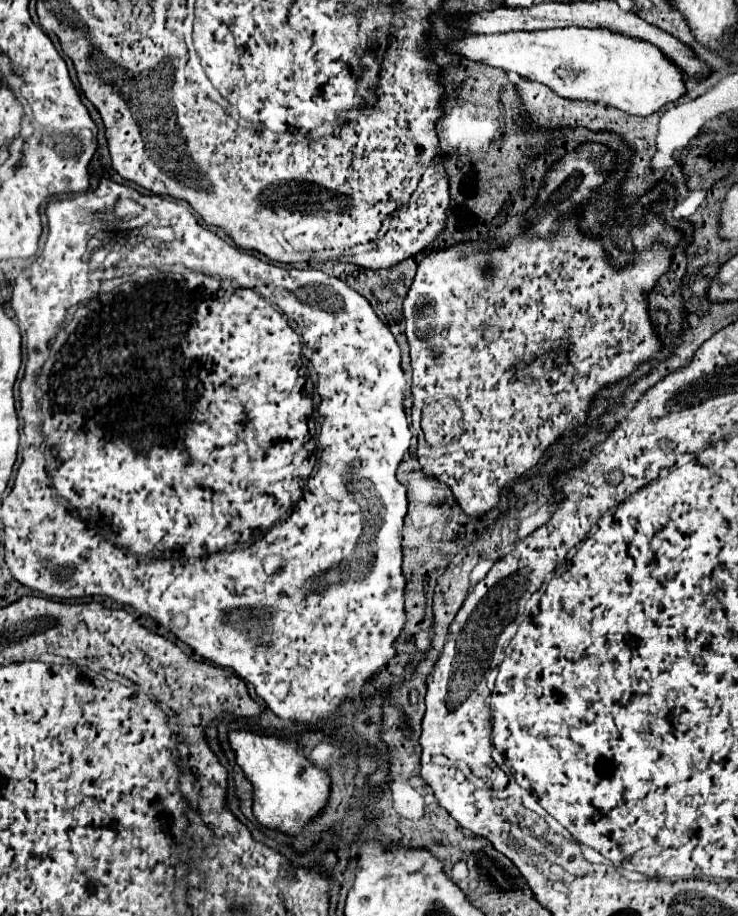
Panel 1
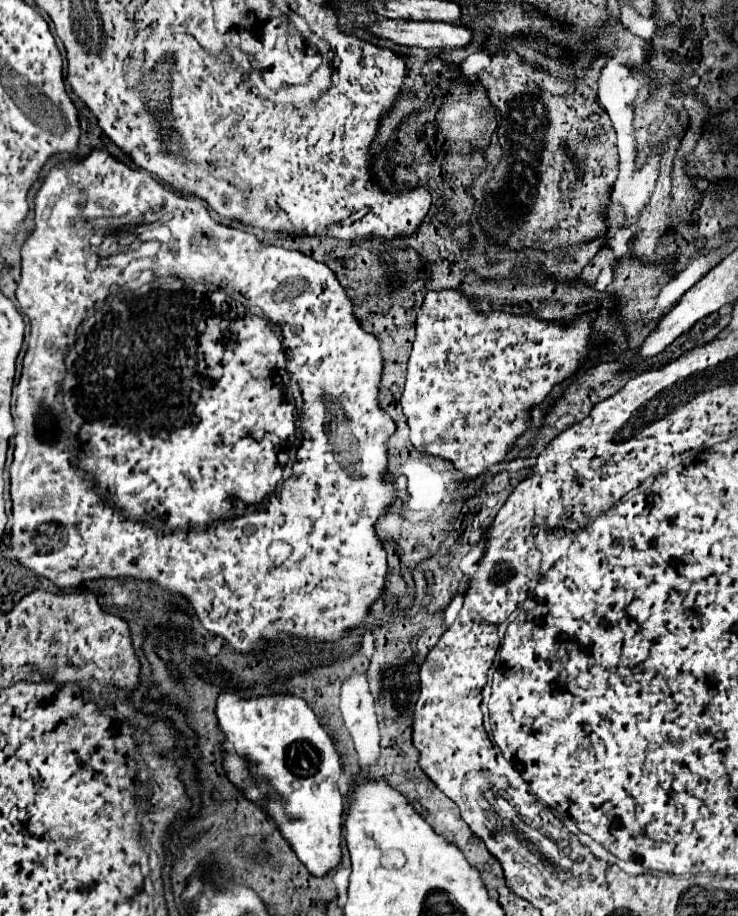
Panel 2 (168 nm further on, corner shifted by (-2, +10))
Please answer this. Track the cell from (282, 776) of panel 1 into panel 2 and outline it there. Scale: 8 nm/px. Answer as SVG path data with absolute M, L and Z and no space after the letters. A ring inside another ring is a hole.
M225 691L217 697L215 715L227 743L237 753L245 753L253 763L251 771L255 777L267 777L281 795L281 801L271 801L271 813L275 813L281 835L313 877L325 877L343 857L343 797L337 785L343 765L317 715L295 695L267 693L243 697Z

